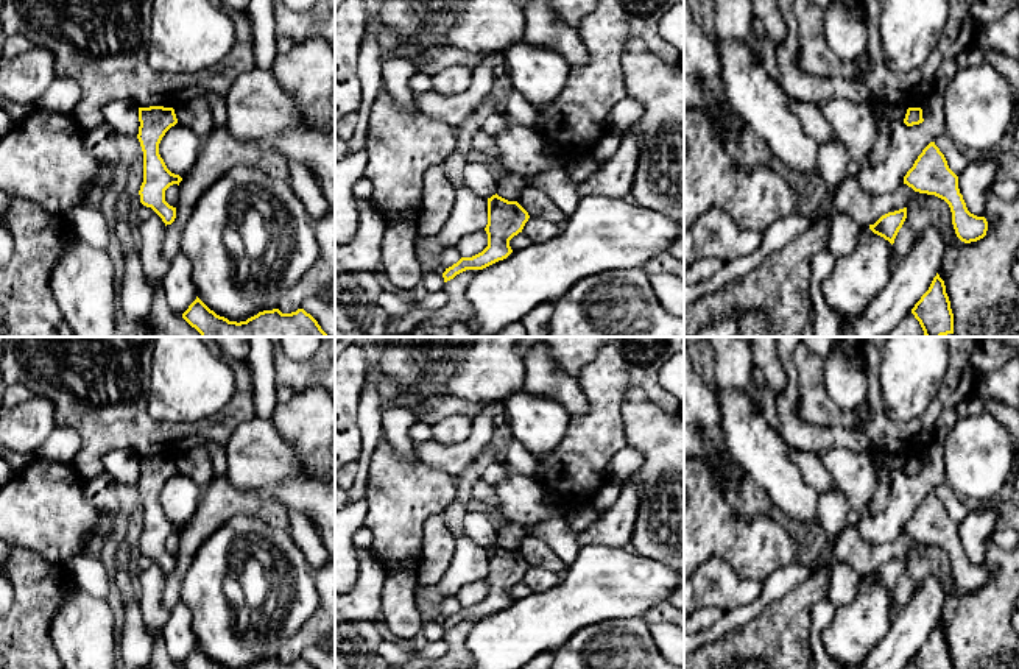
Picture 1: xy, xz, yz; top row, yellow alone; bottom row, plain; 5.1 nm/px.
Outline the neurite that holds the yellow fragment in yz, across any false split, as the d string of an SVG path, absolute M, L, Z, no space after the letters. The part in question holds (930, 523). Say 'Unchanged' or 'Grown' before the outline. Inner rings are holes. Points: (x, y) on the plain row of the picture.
Unchanged. M930 491L904 526L904 533L915 541L935 544L944 549L952 561L952 574L957 586L964 591L977 591L986 585L985 566L971 563L958 538L958 526L949 518L944 504Z

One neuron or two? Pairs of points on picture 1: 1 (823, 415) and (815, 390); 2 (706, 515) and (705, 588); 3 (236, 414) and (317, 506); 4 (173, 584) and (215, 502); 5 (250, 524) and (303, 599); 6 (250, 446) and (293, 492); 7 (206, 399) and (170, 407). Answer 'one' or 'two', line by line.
1: one
2: two
3: two
4: one
5: one
6: one
7: one

